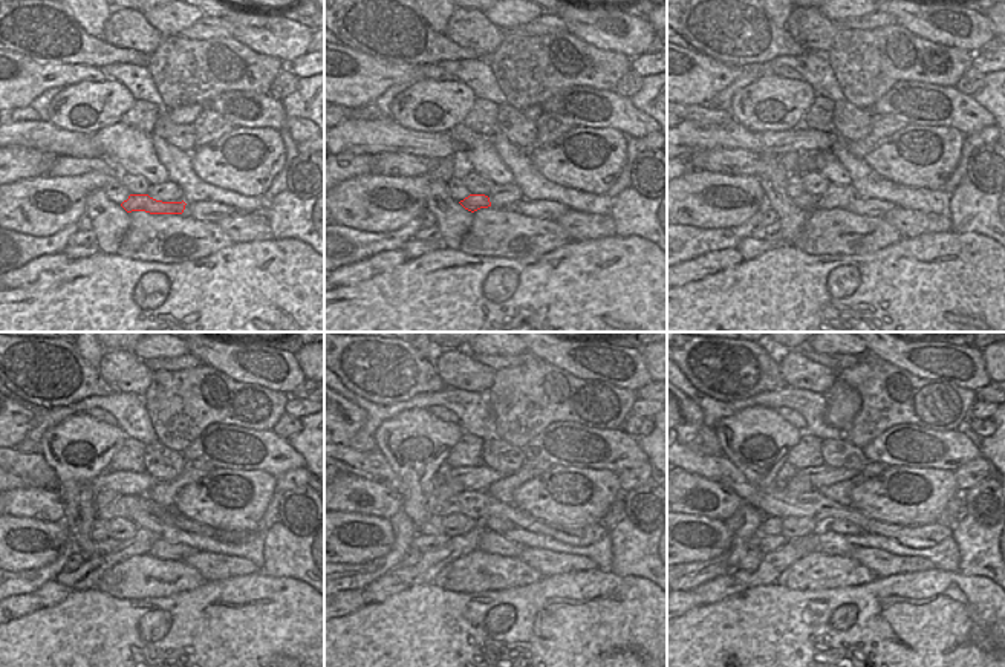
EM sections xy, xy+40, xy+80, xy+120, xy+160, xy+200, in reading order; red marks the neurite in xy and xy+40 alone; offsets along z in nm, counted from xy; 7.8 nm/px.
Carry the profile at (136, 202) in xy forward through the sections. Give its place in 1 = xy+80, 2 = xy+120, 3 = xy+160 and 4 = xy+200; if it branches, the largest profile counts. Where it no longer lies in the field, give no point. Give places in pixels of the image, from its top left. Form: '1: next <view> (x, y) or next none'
1: next xy+80 (808, 202)
2: next xy+120 (109, 545)
3: next xy+160 (424, 543)
4: next xy+200 (764, 543)

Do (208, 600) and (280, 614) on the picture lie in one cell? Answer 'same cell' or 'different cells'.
same cell

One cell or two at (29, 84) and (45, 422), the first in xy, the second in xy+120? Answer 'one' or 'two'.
two

